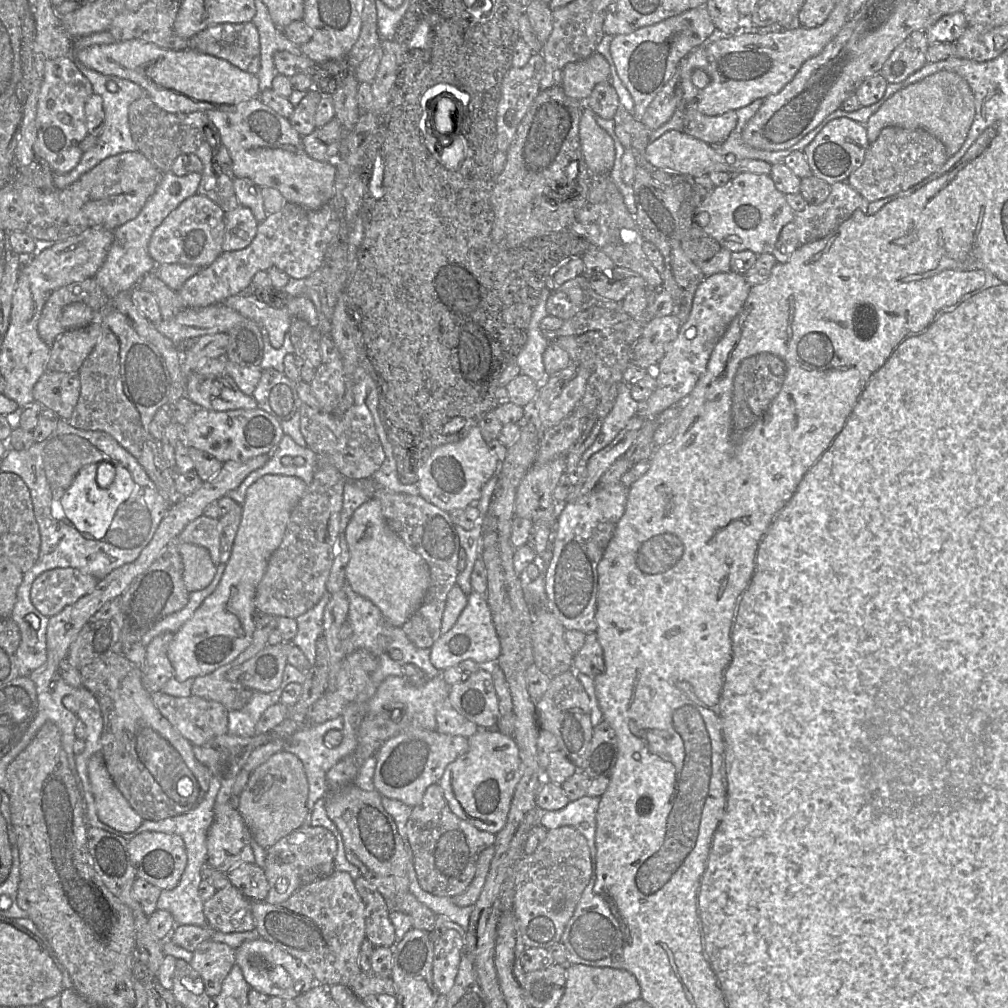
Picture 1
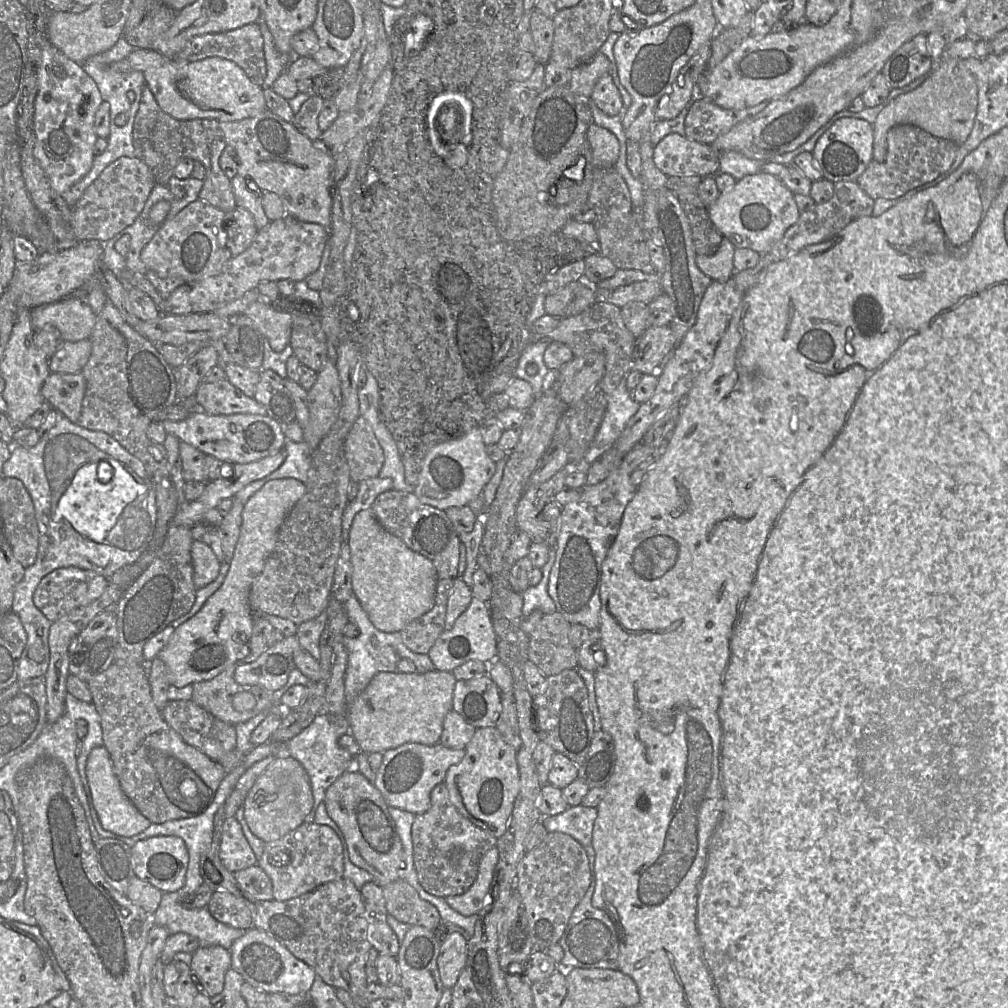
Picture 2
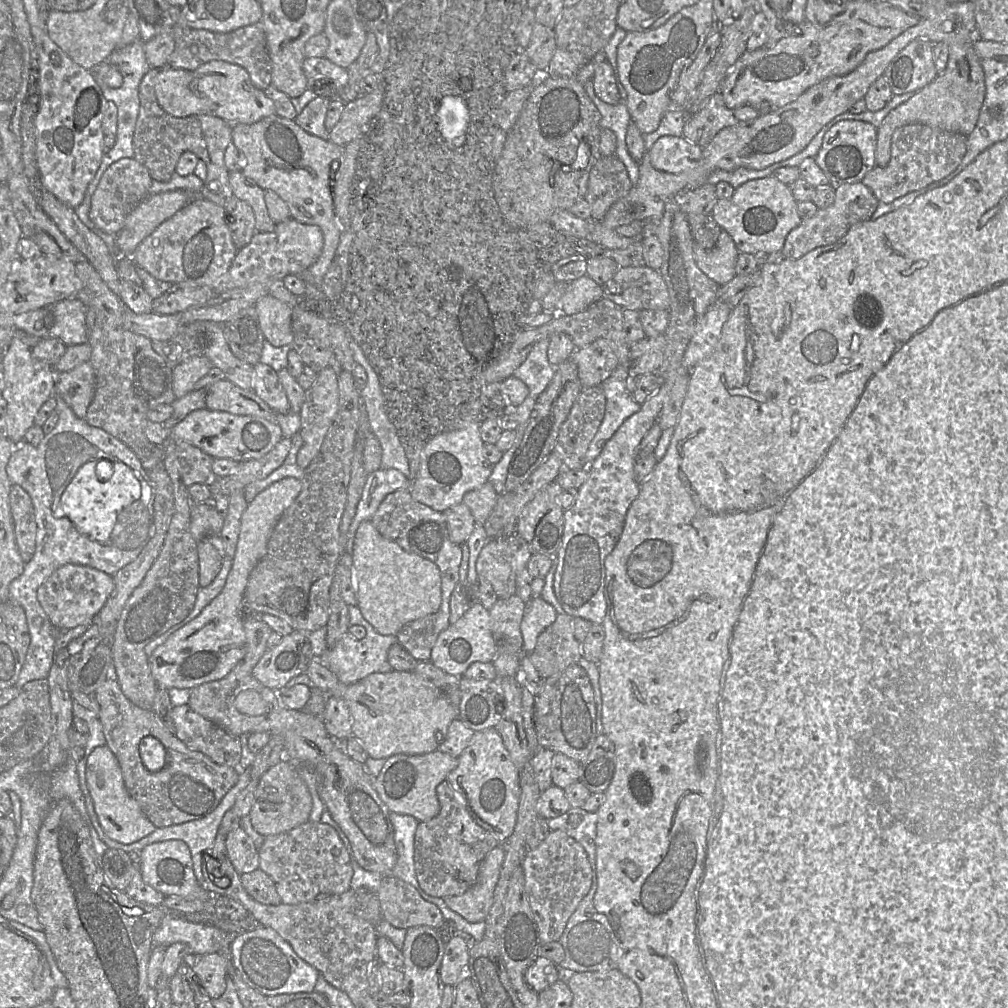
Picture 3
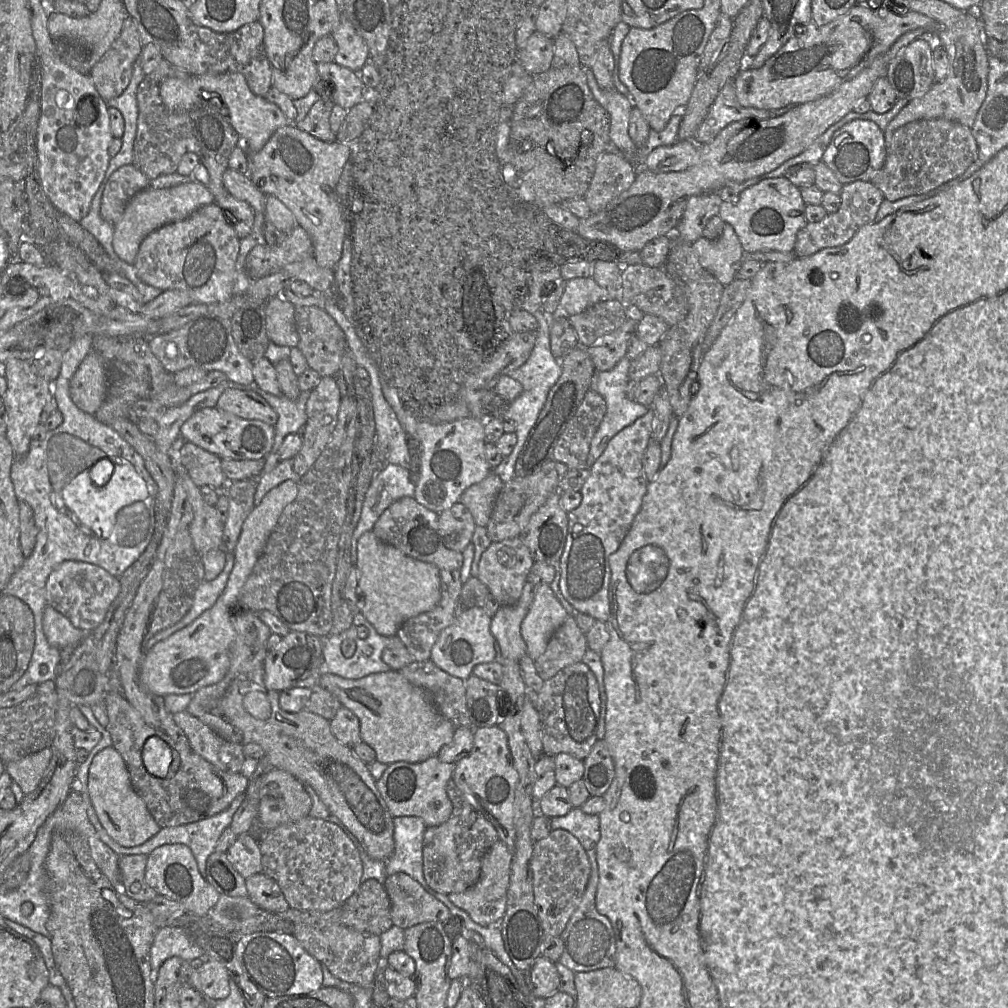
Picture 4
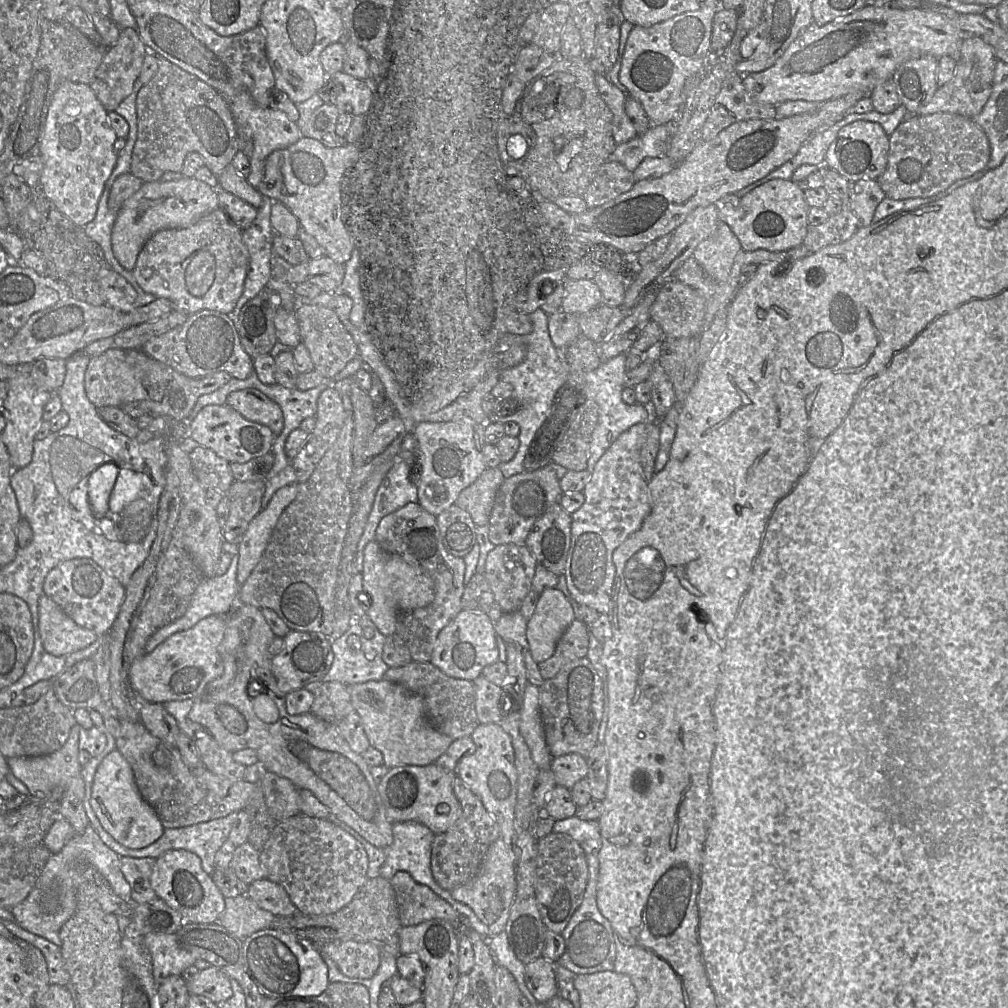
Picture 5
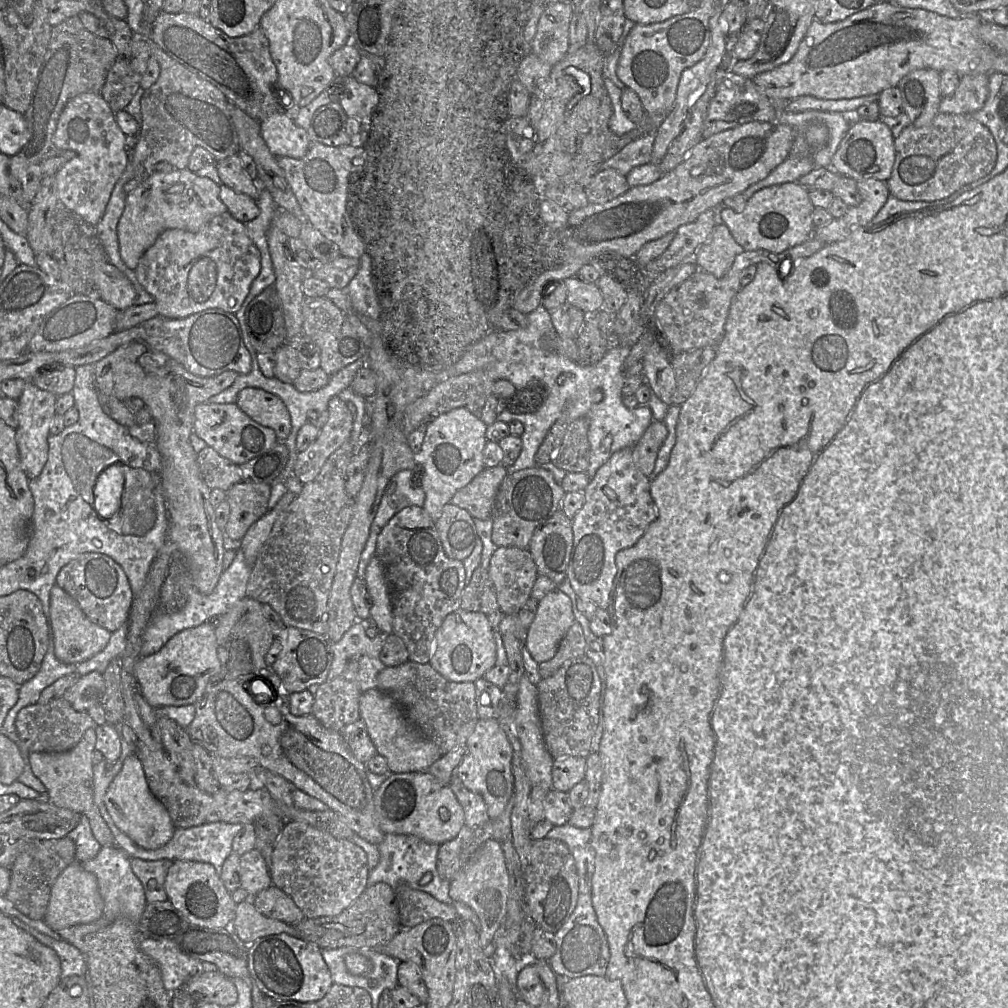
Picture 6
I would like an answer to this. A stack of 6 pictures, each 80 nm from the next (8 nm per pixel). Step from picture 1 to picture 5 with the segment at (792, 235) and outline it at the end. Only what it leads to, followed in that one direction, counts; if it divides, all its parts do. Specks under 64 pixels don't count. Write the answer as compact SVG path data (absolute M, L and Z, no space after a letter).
M862 179L851 182L847 198L842 200L841 210L818 225L808 225L807 234L803 240L804 246L810 253L816 252L821 248L839 244L850 239L860 228L870 225L877 206L886 197L884 191L876 180Z

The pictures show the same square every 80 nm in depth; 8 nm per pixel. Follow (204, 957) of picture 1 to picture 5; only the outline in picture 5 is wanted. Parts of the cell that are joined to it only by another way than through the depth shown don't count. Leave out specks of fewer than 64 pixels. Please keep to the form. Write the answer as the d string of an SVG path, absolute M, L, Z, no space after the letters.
M213 965L199 970L186 985L190 994L203 996L218 1005L232 996L230 978Z

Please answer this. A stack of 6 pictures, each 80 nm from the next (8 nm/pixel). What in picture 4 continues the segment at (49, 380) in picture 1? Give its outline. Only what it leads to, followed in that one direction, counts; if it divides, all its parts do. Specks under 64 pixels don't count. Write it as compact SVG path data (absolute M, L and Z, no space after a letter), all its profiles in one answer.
M91 351L81 362L70 381L70 397L82 411L94 415L101 406L107 391L105 362Z

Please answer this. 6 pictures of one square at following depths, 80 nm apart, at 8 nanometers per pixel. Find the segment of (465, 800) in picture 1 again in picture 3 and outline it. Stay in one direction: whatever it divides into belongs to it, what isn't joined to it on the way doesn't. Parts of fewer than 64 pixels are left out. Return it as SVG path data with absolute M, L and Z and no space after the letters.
M495 728L476 731L469 745L458 758L458 765L447 777L459 802L468 810L475 822L490 832L501 844L513 832L520 799L519 769L514 765L504 745L502 737Z

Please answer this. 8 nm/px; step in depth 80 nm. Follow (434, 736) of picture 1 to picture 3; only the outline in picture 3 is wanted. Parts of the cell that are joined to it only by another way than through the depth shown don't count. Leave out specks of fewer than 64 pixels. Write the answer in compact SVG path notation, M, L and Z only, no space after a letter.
M438 749L422 755L396 754L386 759L381 772L373 779L374 788L390 812L413 816L419 822L429 821L440 810L436 788L457 765L458 758Z

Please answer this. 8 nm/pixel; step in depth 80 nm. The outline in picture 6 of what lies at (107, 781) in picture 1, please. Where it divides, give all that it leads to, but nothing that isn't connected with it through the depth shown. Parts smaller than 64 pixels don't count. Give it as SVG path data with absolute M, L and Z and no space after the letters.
M136 755L128 756L119 773L111 781L104 803L114 824L139 847L154 850L165 845L173 836L175 826L165 806L151 793L142 762Z

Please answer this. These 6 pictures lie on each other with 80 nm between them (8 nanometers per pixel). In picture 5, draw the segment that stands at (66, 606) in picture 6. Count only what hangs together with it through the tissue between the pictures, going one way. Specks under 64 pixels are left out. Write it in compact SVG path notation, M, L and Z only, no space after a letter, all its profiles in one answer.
M45 594L39 602L39 633L44 649L62 657L85 649L99 638L92 630L75 623Z

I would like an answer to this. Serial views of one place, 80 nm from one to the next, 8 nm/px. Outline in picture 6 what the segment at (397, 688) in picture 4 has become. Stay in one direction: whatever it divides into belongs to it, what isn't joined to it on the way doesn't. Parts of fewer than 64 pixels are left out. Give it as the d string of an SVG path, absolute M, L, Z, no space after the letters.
M379 688L362 692L359 711L377 753L386 758L391 773L427 771L441 757L439 747L422 736L410 723L402 707Z

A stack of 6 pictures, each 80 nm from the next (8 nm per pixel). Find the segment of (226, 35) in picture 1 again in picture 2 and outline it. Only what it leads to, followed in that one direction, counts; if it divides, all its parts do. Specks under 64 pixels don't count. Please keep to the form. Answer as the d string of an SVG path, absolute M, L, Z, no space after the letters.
M250 23L241 28L195 36L175 57L182 61L195 62L208 57L220 57L230 60L241 67L250 80L262 86L266 77L266 61L264 55L263 36L257 23Z

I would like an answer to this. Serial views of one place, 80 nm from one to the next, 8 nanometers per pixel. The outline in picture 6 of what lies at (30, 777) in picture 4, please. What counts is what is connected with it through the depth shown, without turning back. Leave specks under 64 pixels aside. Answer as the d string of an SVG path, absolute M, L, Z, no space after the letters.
M90 728L84 733L80 742L71 750L68 750L65 752L36 752L36 753L30 754L29 764L31 766L31 769L34 773L34 775L44 784L44 786L47 789L47 793L49 795L49 801L43 802L43 803L52 803L55 806L58 806L60 808L67 808L67 809L73 810L78 813L87 813L88 811L91 811L94 808L93 793L92 793L92 779L93 779L94 764L93 764L92 758L93 758L93 752L96 750L96 748L95 748L96 741L97 741L96 731L94 728Z

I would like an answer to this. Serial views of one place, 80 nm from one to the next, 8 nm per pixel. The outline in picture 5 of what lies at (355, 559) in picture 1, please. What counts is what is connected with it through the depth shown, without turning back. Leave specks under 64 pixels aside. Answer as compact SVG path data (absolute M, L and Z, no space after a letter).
M376 540L365 546L361 574L363 590L369 596L366 615L386 637L396 633L397 618L401 613L425 607L434 600L435 585L432 578L400 556L384 551Z

